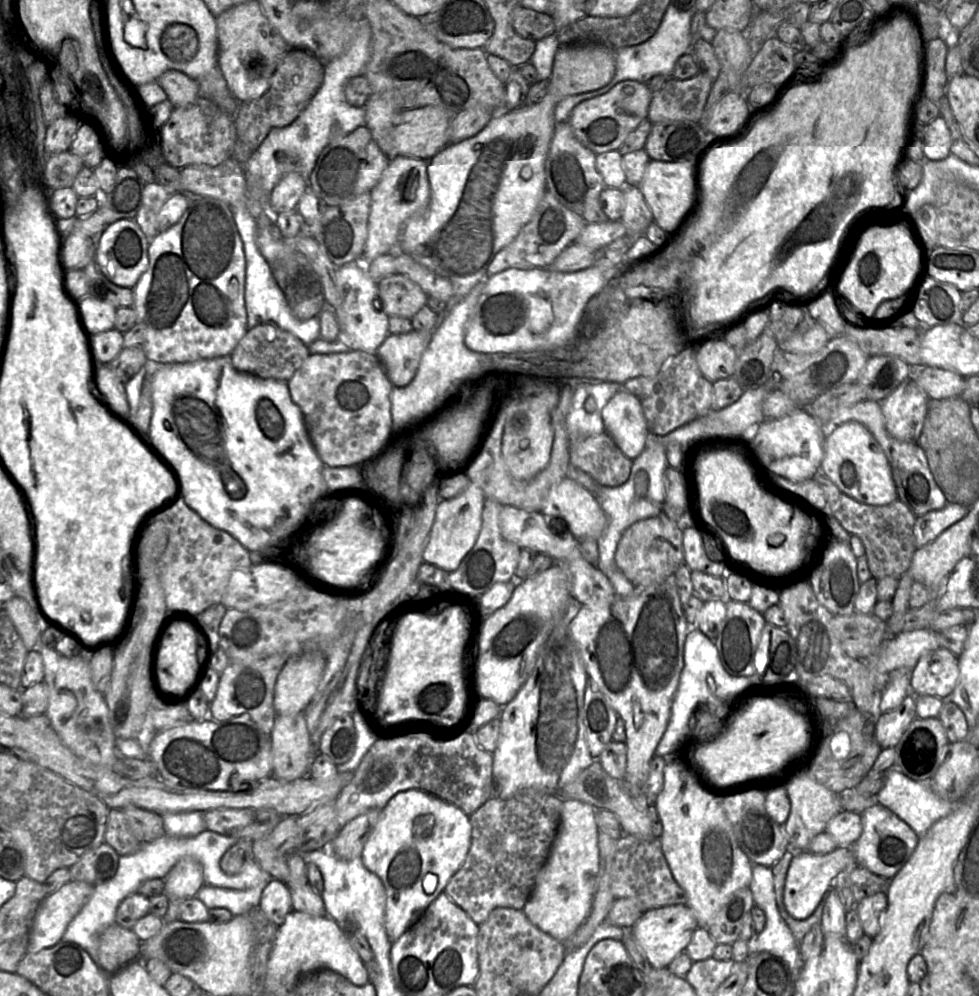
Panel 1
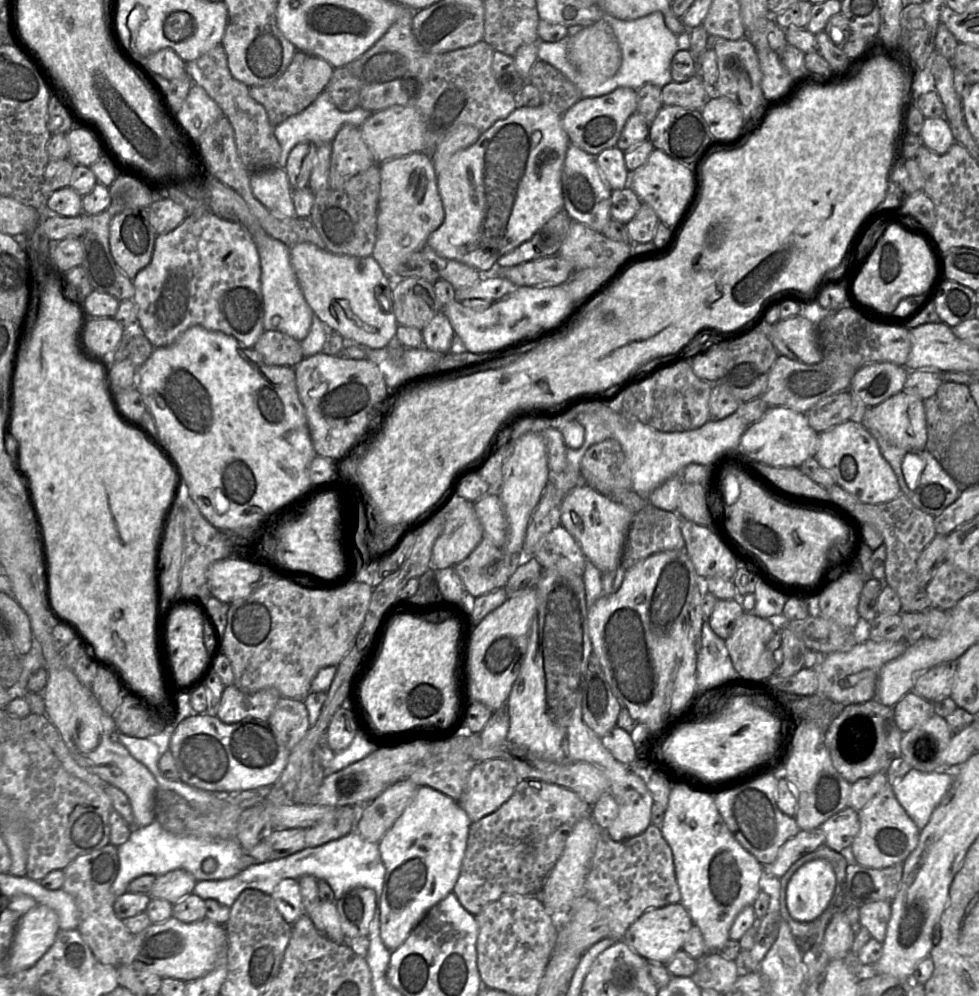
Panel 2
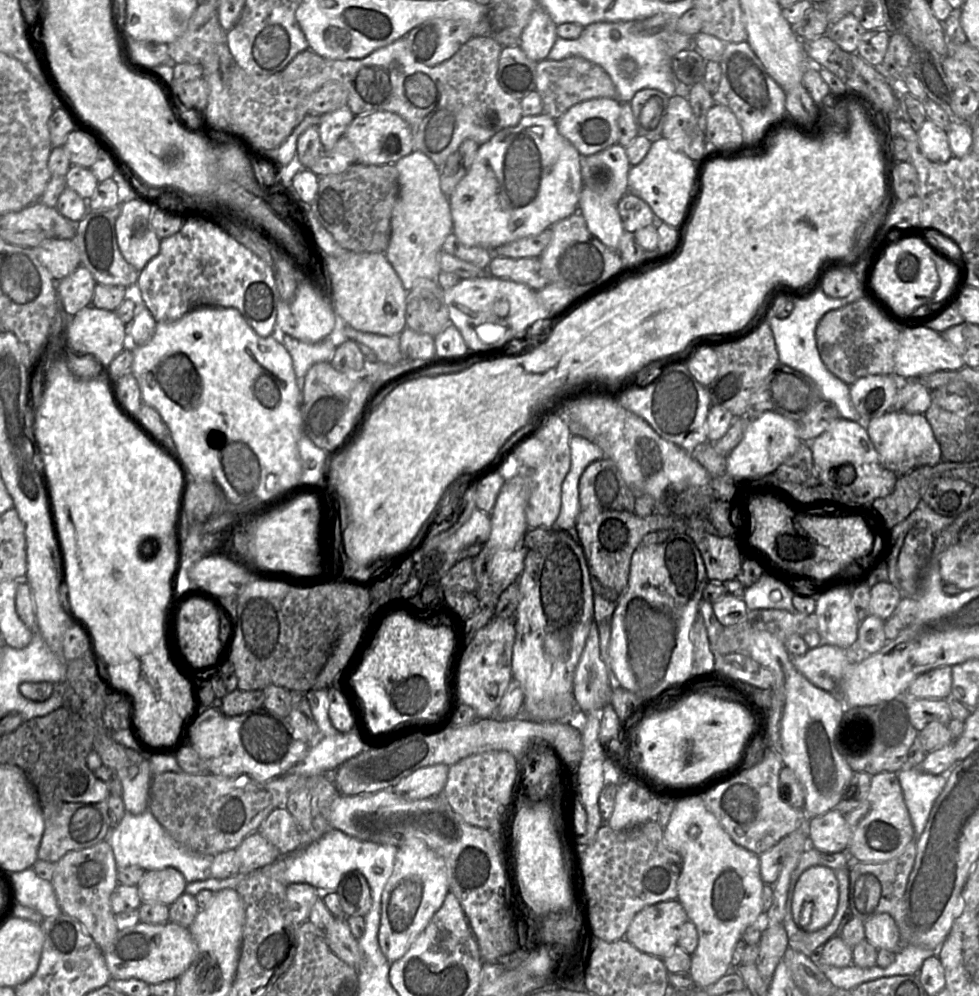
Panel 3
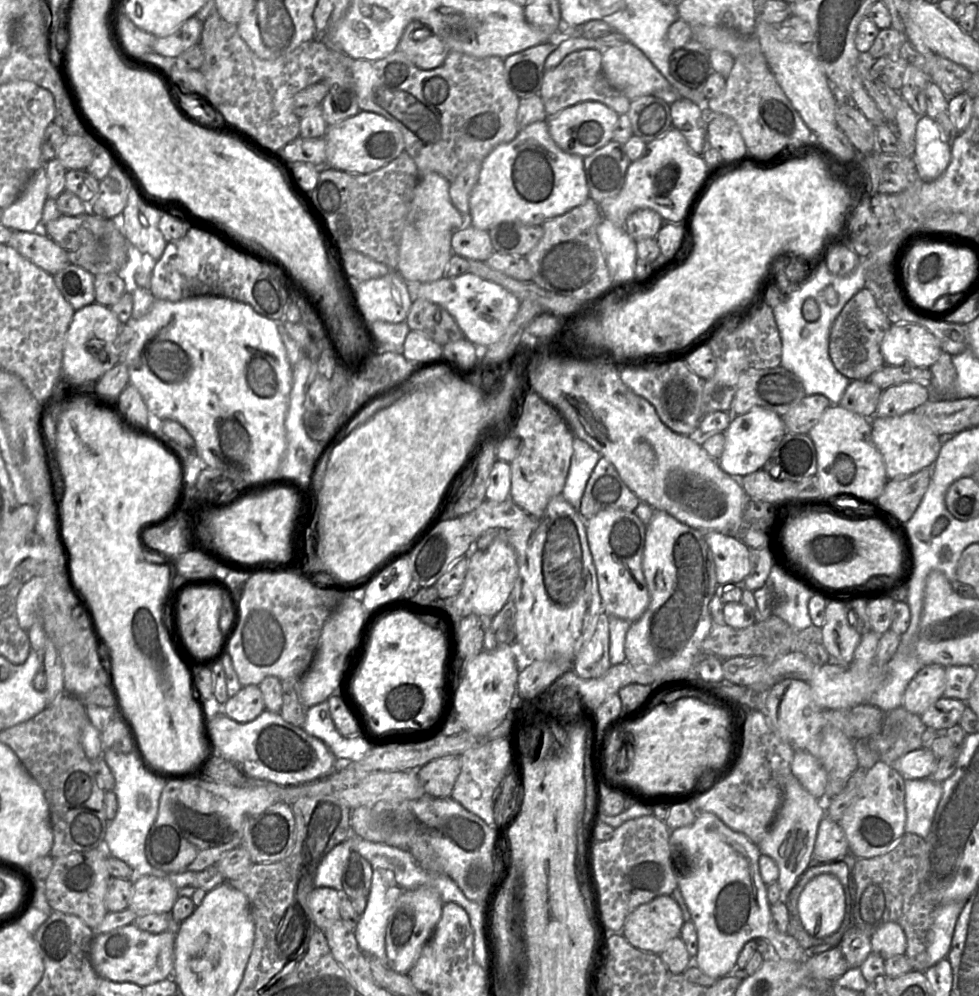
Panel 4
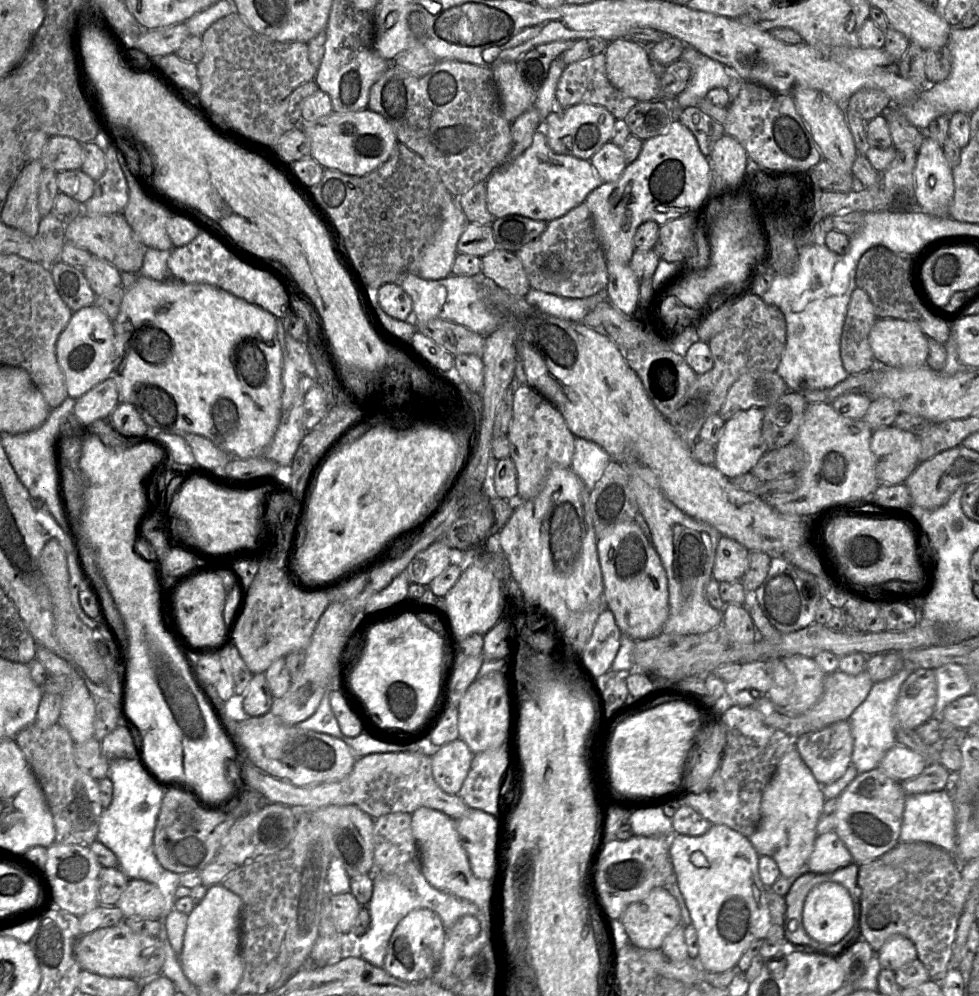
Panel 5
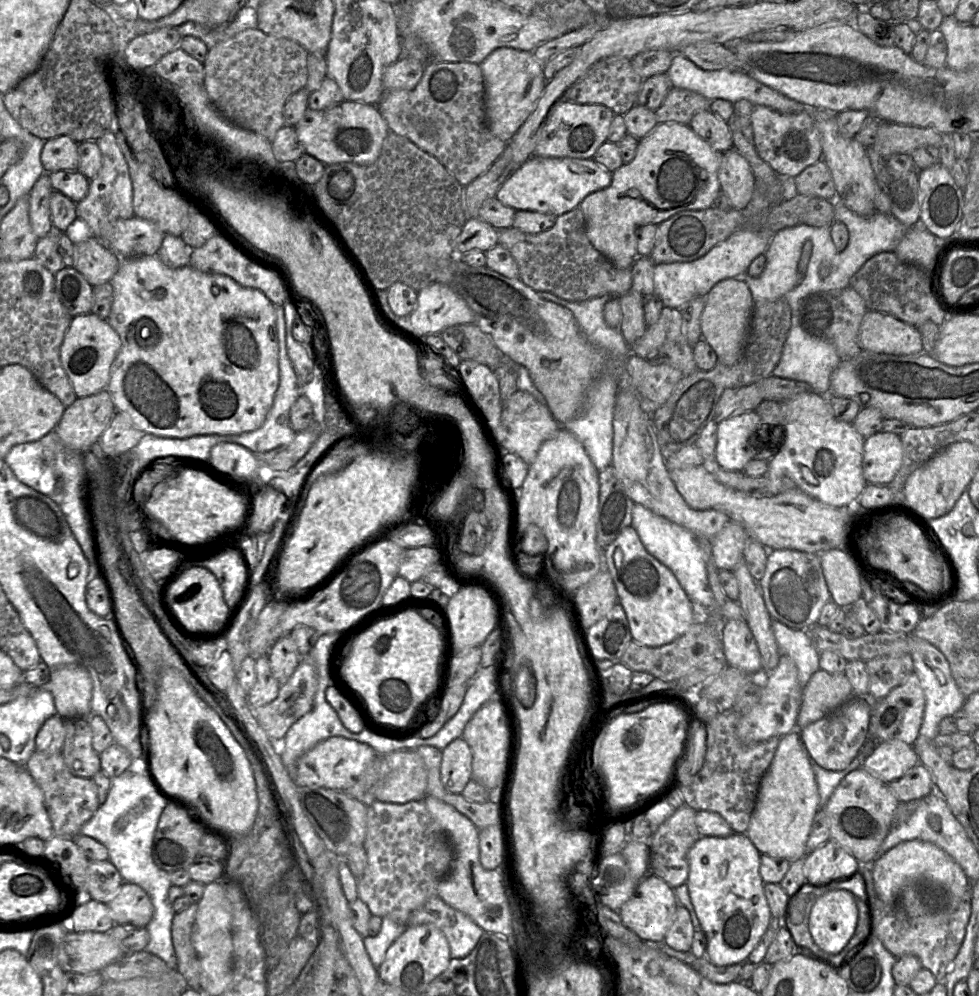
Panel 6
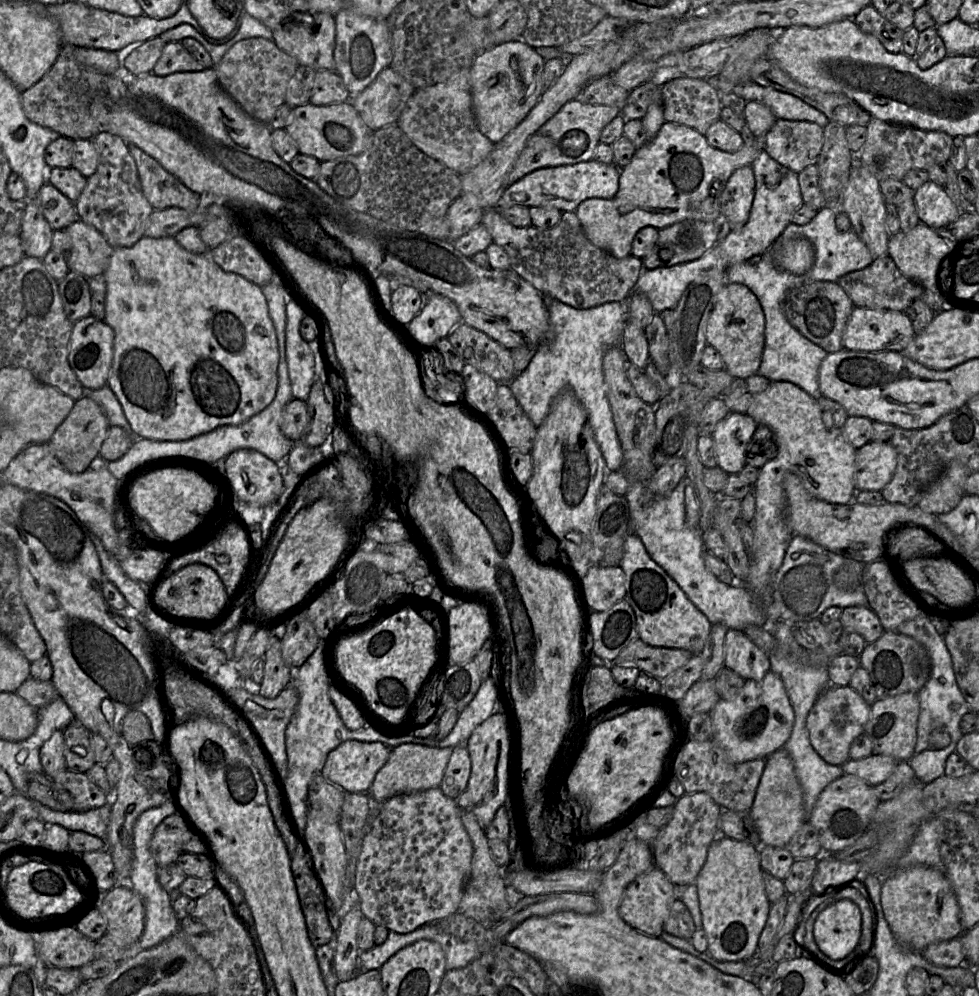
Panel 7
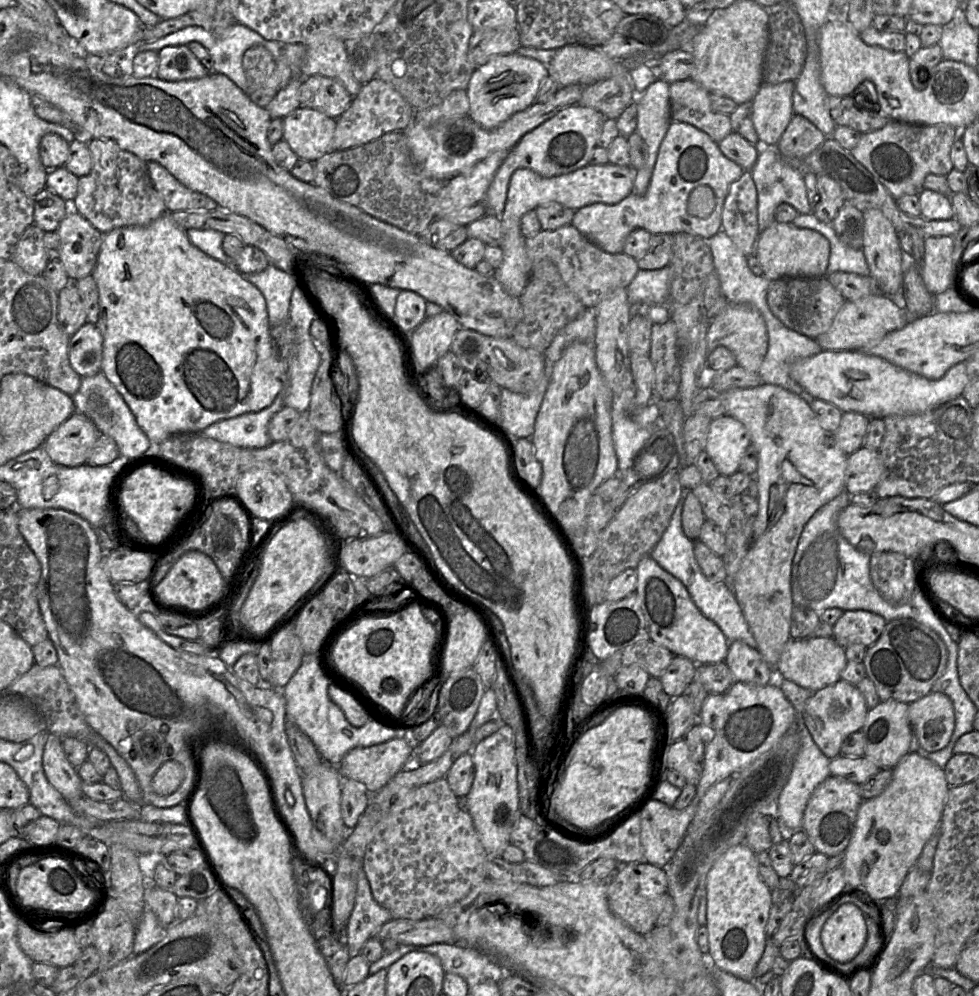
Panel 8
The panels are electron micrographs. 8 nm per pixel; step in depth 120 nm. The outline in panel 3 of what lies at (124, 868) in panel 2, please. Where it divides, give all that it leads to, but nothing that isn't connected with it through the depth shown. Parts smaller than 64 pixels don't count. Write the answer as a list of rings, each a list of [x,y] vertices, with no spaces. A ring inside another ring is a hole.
[[[149,794],[147,810],[140,816],[133,816],[126,811],[125,817],[123,818],[121,824],[114,831],[110,832],[110,835],[108,837],[108,843],[113,850],[117,870],[119,868],[125,868],[128,866],[138,866],[142,868],[145,872],[162,870],[165,868],[174,868],[181,872],[187,883],[208,880],[212,877],[211,864],[213,862],[214,856],[195,853],[178,844],[159,825],[159,823],[154,818],[153,813],[149,810]]]

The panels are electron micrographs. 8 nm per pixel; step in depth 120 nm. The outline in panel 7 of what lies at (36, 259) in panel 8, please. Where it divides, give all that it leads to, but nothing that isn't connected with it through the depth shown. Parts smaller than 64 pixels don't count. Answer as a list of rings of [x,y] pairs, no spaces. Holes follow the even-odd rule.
[[[37,197],[28,199],[20,230],[25,257],[43,260],[51,250],[53,232],[42,213]]]

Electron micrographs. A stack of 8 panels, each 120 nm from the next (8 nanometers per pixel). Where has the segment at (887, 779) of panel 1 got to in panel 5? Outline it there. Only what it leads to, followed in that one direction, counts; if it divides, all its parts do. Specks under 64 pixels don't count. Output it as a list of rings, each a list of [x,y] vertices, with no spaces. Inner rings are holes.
[[[948,790],[905,796],[899,842],[924,842],[955,855],[956,807]]]

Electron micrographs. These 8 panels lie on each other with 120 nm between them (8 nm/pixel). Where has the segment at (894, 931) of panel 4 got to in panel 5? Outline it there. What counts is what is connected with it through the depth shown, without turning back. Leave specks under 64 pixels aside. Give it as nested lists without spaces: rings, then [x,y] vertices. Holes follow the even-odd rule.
[[[902,935],[890,937],[875,954],[881,967],[893,972],[917,959],[914,944]]]

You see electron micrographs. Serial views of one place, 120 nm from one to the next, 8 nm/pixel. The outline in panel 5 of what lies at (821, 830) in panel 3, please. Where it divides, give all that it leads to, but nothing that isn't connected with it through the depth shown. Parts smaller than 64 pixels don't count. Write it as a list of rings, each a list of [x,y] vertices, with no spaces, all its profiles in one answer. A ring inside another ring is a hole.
[[[831,831],[816,837],[813,851],[802,872],[808,870],[830,873],[853,862],[852,856],[842,840],[834,831]]]

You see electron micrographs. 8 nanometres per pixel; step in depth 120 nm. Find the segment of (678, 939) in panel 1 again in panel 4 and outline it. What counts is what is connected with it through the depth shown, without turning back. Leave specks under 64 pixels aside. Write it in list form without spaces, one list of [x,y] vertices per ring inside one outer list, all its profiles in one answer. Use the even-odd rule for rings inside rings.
[[[662,895],[634,909],[626,918],[621,934],[635,948],[659,955],[673,939],[680,936],[684,922],[678,902],[672,895]]]

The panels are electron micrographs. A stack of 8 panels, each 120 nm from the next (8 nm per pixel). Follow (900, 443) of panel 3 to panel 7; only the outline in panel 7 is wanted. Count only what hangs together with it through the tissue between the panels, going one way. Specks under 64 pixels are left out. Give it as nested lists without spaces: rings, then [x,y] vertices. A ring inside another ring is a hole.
[[[869,441],[856,451],[856,491],[882,491],[892,480],[896,467],[897,453],[890,442]]]

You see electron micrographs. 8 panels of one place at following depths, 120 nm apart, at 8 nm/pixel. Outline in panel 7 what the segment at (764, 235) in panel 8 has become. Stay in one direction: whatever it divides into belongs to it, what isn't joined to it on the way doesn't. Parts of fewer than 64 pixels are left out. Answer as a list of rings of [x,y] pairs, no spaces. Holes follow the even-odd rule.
[[[798,238],[789,242],[774,242],[769,248],[774,265],[795,275],[806,274],[815,261],[815,250],[811,242]]]

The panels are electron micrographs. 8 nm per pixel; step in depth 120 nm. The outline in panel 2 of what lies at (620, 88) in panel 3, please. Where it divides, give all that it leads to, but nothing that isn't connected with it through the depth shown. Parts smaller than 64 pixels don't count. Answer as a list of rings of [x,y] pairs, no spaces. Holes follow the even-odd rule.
[[[655,11],[647,16],[630,21],[620,20],[609,15],[603,16],[600,20],[606,21],[612,27],[622,53],[620,68],[613,77],[604,82],[587,79],[567,59],[567,44],[571,36],[584,26],[567,27],[568,34],[557,42],[538,41],[538,60],[544,61],[559,70],[579,88],[583,98],[603,96],[619,87],[638,90],[643,85],[654,84],[662,88],[673,81],[671,76],[671,61],[676,52],[689,50],[689,31],[681,34],[673,33],[666,26],[664,13],[661,11]]]

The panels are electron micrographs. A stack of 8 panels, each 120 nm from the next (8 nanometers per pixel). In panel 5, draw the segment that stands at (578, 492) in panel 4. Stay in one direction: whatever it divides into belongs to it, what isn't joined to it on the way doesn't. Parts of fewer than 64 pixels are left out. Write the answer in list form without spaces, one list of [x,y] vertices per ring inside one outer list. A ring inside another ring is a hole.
[[[583,438],[574,439],[574,453],[570,468],[589,491],[601,478],[610,461],[609,455],[596,443]]]

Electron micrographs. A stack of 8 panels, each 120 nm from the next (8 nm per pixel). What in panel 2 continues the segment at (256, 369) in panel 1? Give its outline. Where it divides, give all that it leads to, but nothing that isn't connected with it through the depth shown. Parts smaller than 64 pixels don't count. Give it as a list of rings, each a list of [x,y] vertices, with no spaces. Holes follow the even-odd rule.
[[[264,331],[252,348],[269,366],[294,368],[304,359],[300,342],[277,331]]]

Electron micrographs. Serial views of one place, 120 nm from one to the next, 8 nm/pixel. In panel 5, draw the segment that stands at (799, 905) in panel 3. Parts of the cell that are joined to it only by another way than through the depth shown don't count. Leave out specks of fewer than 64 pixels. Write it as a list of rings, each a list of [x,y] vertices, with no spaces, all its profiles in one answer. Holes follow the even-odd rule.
[[[823,882],[811,889],[803,906],[803,927],[812,939],[825,945],[835,947],[854,927],[854,905],[849,892],[836,882]]]

